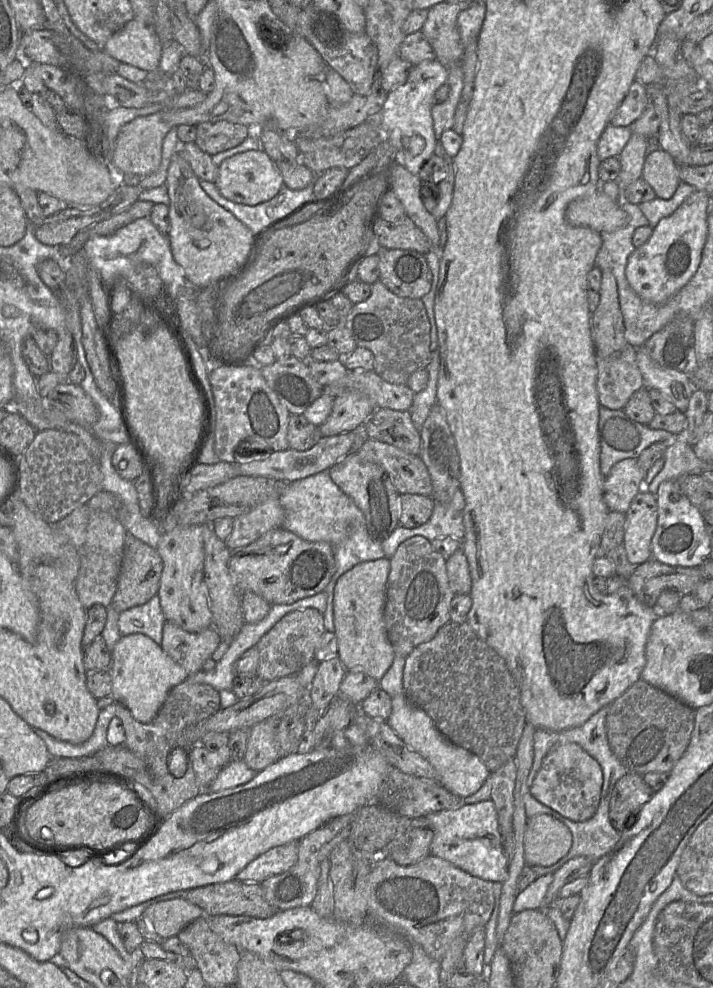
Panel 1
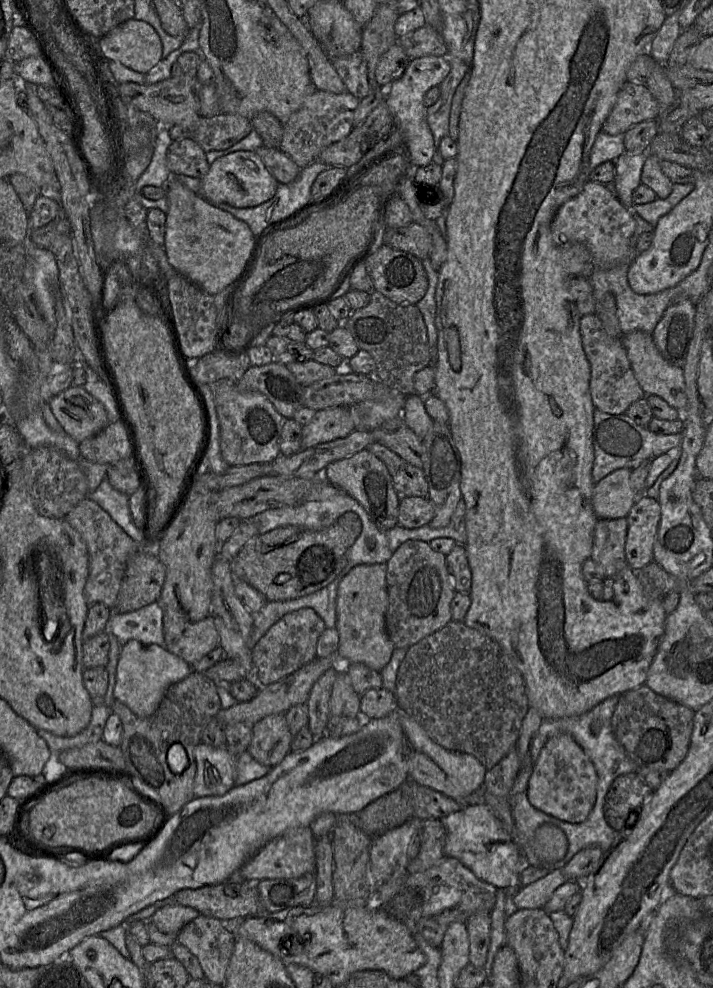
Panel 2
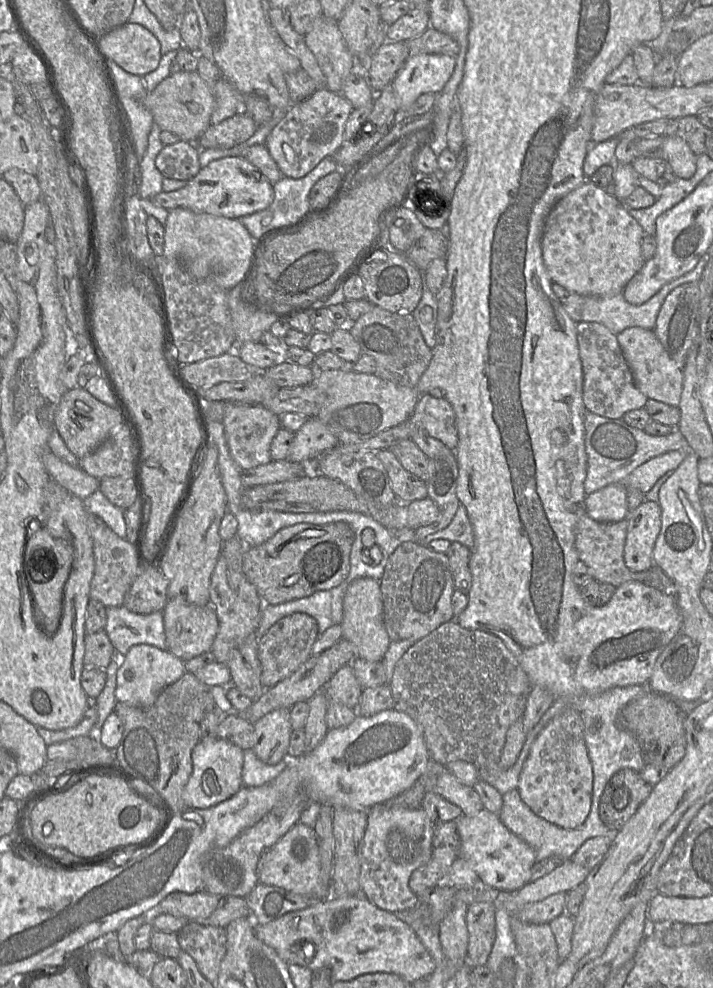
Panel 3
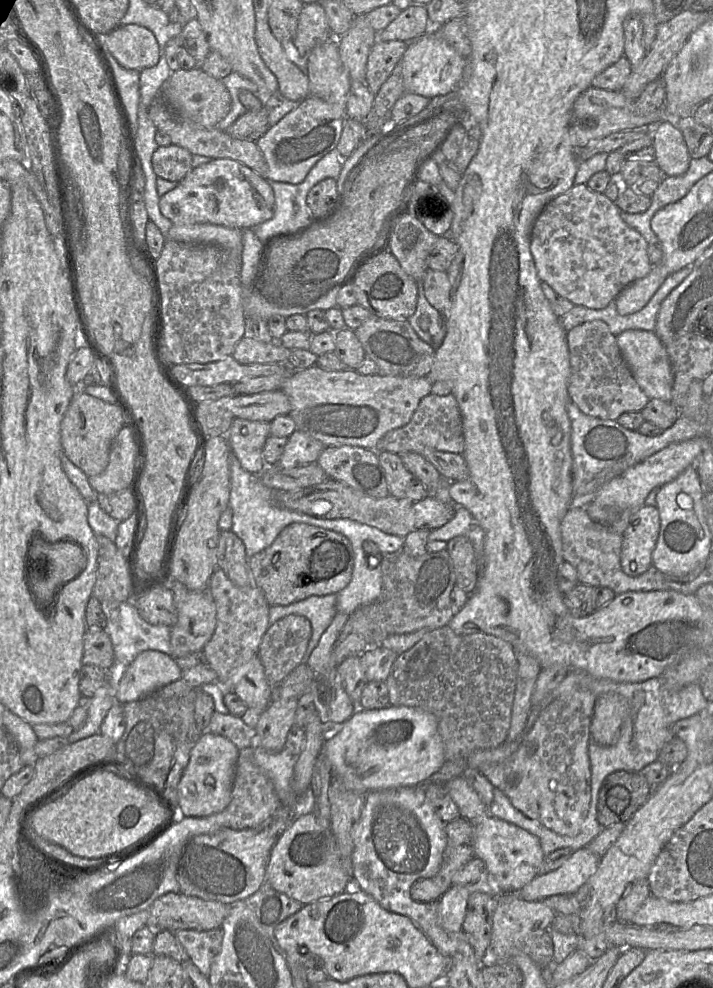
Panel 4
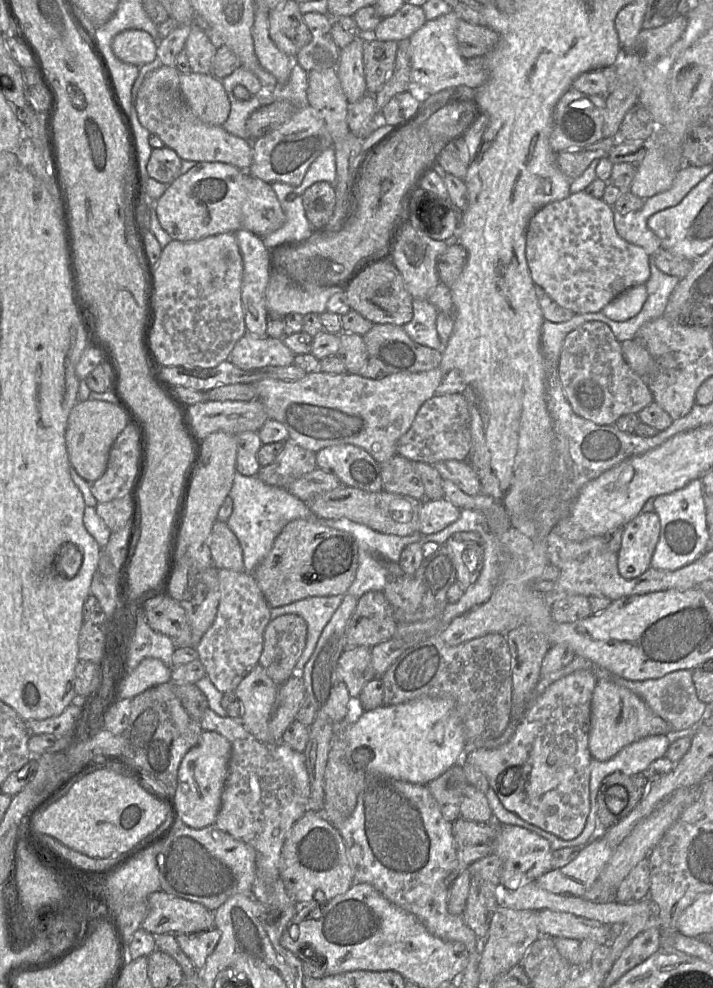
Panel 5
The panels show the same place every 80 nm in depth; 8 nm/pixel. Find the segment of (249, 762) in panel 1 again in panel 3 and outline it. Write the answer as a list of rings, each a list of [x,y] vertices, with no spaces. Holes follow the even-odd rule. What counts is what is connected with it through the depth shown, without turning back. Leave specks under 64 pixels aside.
[[[290,709],[274,710],[254,723],[255,755],[264,763],[275,765],[286,755],[293,731]]]

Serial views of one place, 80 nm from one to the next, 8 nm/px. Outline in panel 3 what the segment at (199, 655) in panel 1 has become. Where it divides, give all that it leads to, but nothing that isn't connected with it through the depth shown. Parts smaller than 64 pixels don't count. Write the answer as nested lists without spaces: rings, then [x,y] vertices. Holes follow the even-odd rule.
[[[171,598],[162,612],[169,652],[186,661],[211,650],[219,629],[218,618],[211,604],[196,606],[185,602],[182,598]]]

